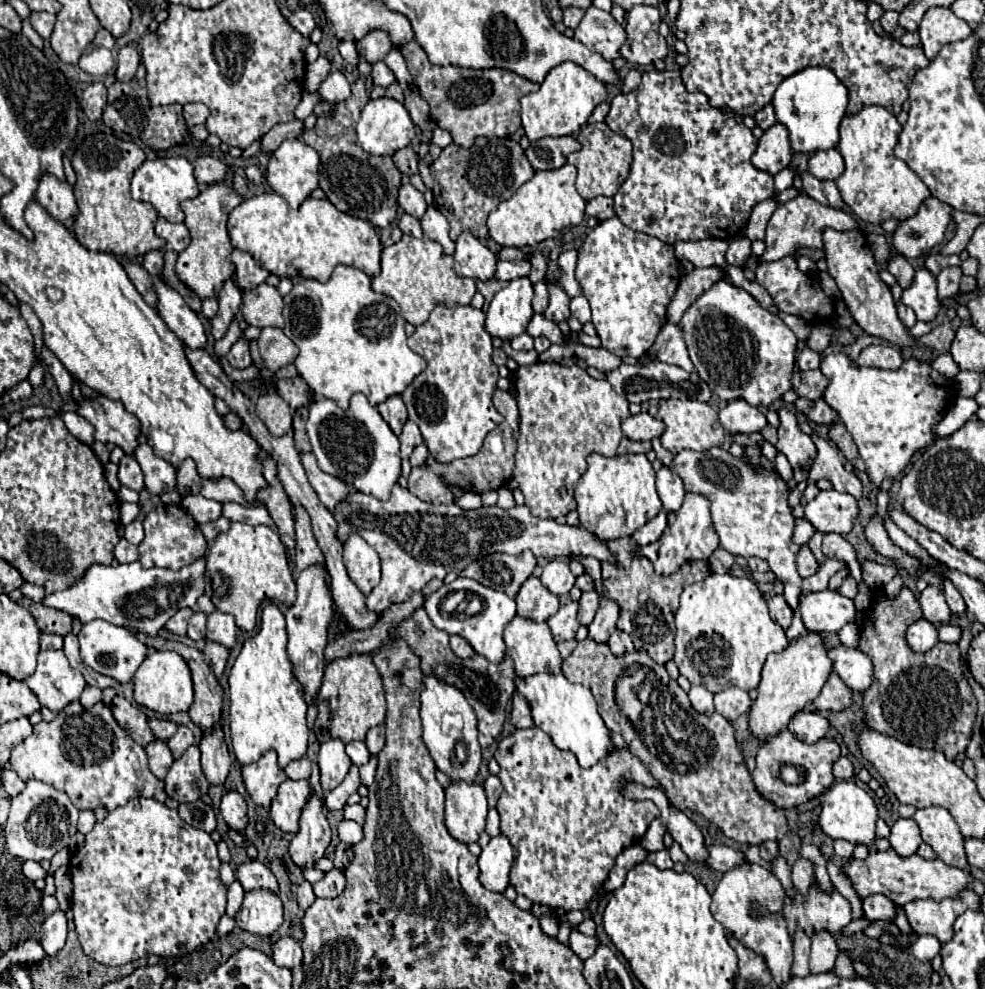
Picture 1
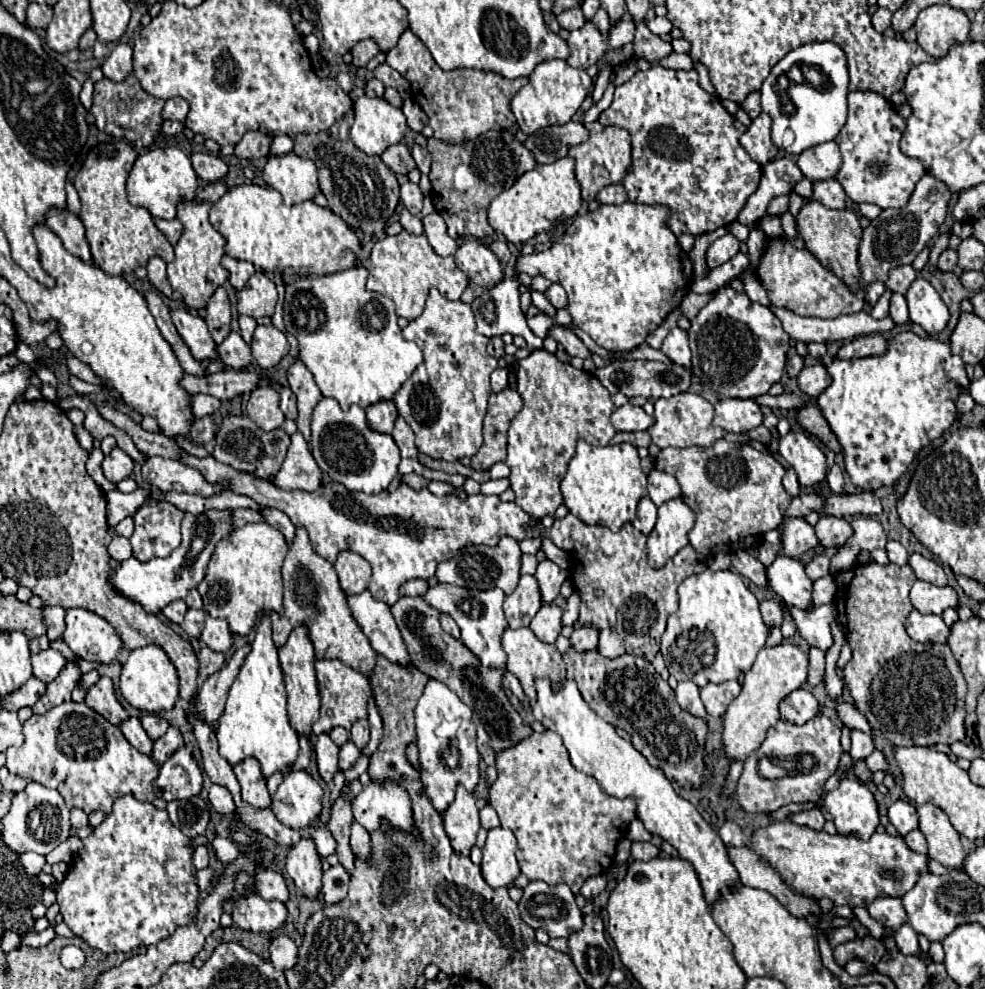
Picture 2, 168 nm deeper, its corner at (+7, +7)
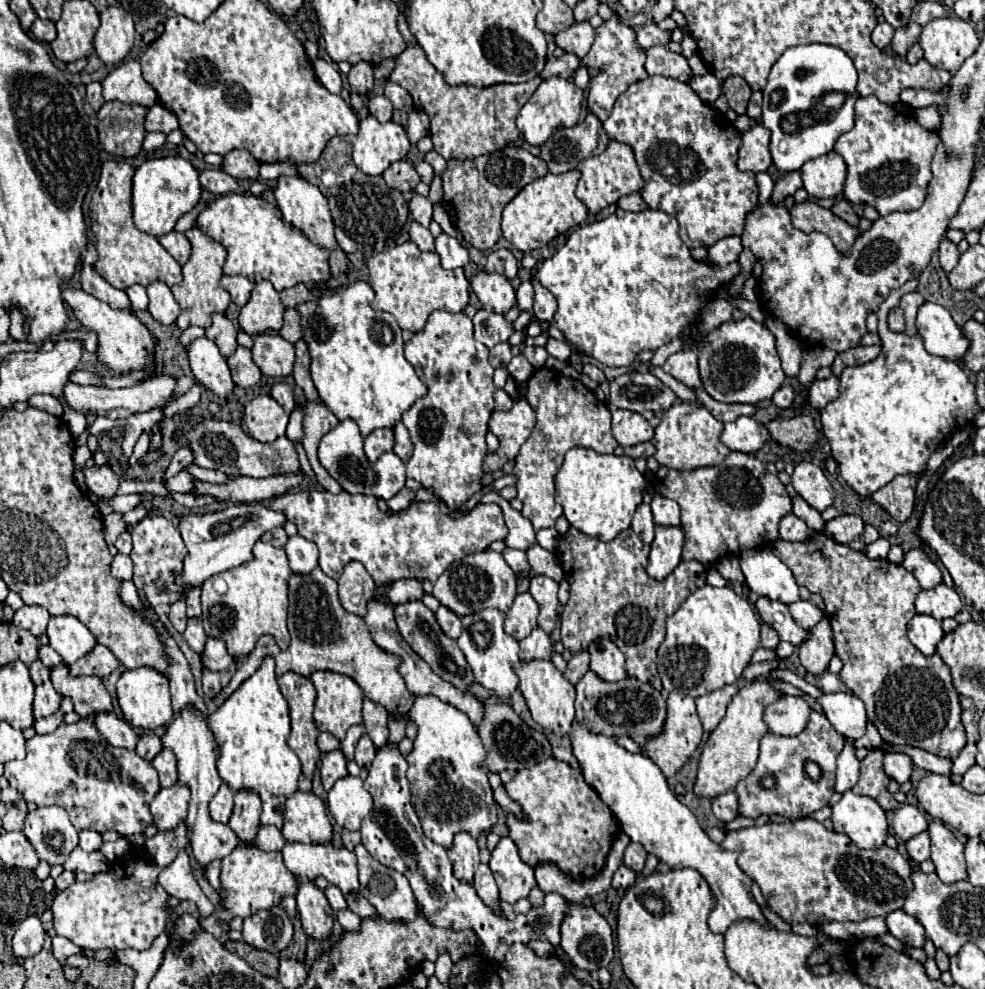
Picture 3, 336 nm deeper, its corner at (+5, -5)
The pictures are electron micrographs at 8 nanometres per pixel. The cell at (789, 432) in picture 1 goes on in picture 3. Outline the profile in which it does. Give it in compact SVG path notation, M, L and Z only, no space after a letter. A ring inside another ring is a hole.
M804 460L796 464L794 474L792 474L792 486L802 496L812 508L816 510L826 510L834 502L834 490L828 478L824 476L822 468L814 466L812 462Z

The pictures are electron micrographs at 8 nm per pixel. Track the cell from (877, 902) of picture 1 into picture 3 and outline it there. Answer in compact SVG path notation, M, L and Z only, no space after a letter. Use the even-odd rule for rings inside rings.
M894 910L886 916L888 932L912 948L922 948L926 942L924 926L904 910Z

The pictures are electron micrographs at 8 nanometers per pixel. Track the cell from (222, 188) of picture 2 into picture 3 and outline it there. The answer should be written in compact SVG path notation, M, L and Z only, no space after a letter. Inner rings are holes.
M198 204L196 208L192 208L188 214L184 214L178 222L176 222L176 226L174 226L174 230L176 232L186 232L186 230L190 230L190 228L194 228L194 220L196 220L196 216L198 216L198 212L204 208L206 204Z

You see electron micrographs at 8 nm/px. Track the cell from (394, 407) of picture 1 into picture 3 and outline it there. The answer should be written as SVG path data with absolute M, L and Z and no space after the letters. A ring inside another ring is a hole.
M388 428L374 430L364 440L364 454L370 462L376 462L384 452L390 452L394 446L394 434Z

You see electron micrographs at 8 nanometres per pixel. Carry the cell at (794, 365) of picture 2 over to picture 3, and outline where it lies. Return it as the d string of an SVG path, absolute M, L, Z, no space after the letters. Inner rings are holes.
M782 386L778 392L774 392L774 396L772 396L772 404L776 406L776 408L788 408L788 406L792 406L792 402L794 402L794 390L790 388L790 386Z

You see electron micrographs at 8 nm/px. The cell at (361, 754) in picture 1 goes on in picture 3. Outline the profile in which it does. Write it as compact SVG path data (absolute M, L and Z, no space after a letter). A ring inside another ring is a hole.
M320 732L318 734L318 748L320 748L320 752L332 752L334 748L340 748L340 742L332 734Z

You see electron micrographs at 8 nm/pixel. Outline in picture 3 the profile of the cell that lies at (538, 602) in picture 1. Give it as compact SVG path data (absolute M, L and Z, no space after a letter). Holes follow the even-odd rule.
M530 592L518 594L506 612L504 620L504 630L506 634L514 636L516 640L526 638L534 628L536 628L536 618L538 618L538 604L530 596Z

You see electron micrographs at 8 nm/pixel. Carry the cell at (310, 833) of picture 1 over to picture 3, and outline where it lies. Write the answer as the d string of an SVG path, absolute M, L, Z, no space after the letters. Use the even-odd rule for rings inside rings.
M300 884L296 900L306 936L314 940L328 938L332 934L334 916L324 892L316 884Z

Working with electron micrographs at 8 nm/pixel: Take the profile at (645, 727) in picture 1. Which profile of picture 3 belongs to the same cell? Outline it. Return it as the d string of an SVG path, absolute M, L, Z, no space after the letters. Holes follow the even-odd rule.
M586 672L576 684L576 720L594 734L606 734L614 738L630 736L644 746L646 738L662 728L662 720L666 720L666 702L652 684L642 684L634 678L610 684L598 680L594 672Z

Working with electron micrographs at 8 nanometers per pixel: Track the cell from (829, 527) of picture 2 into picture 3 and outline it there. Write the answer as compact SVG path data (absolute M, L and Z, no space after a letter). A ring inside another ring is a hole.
M844 514L838 516L830 522L826 522L824 532L830 532L830 536L834 536L834 540L838 540L840 544L852 548L852 550L864 550L864 522L860 516L854 514Z

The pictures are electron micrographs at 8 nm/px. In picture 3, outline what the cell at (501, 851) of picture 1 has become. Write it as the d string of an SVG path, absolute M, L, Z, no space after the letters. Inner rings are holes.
M504 836L490 858L490 870L498 882L500 898L504 902L518 902L520 898L528 898L530 890L536 886L534 866L526 864L512 838Z

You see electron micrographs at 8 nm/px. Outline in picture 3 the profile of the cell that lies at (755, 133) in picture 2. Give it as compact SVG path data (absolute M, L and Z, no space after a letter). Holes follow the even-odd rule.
M762 124L742 134L742 148L738 154L738 168L748 172L766 172L772 166L770 156L770 130Z

